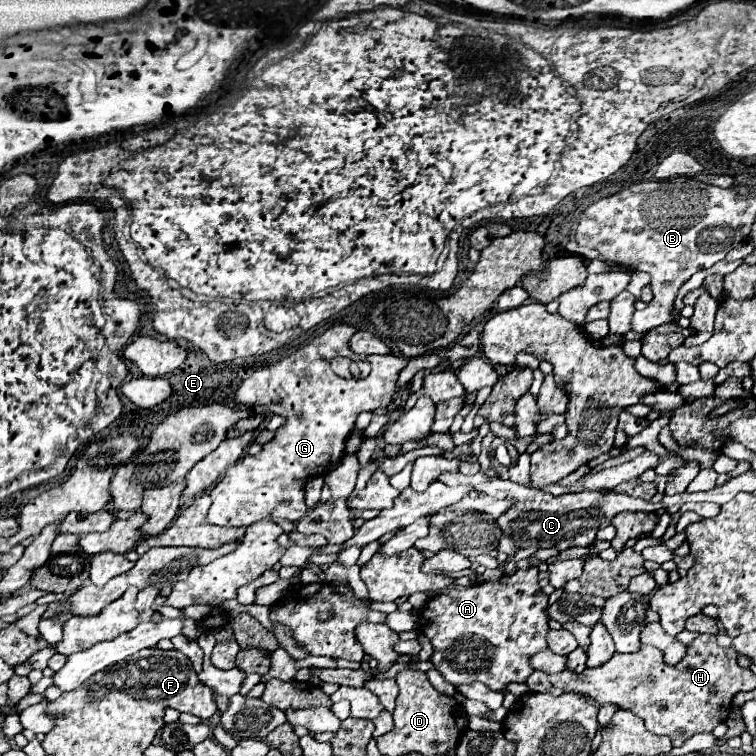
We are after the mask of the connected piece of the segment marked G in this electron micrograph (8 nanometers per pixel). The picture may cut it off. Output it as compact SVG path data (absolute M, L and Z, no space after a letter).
M334 325L308 345L296 349L294 353L286 355L282 361L264 367L244 379L236 393L236 403L240 405L264 405L272 413L286 417L286 425L276 431L276 437L264 445L264 449L258 455L246 455L236 465L232 465L226 475L210 489L212 507L208 511L208 523L220 525L220 527L248 527L252 523L258 523L266 517L284 517L290 521L298 521L306 515L308 507L304 503L304 483L310 477L324 475L332 467L336 467L344 453L344 439L354 429L356 417L362 411L376 411L380 407L388 407L394 393L396 393L396 381L398 373L406 367L404 357L396 355L372 355L372 373L364 377L362 381L354 379L342 379L330 369L330 361L334 357L352 357L354 351L348 347L348 339L358 329L352 325Z

